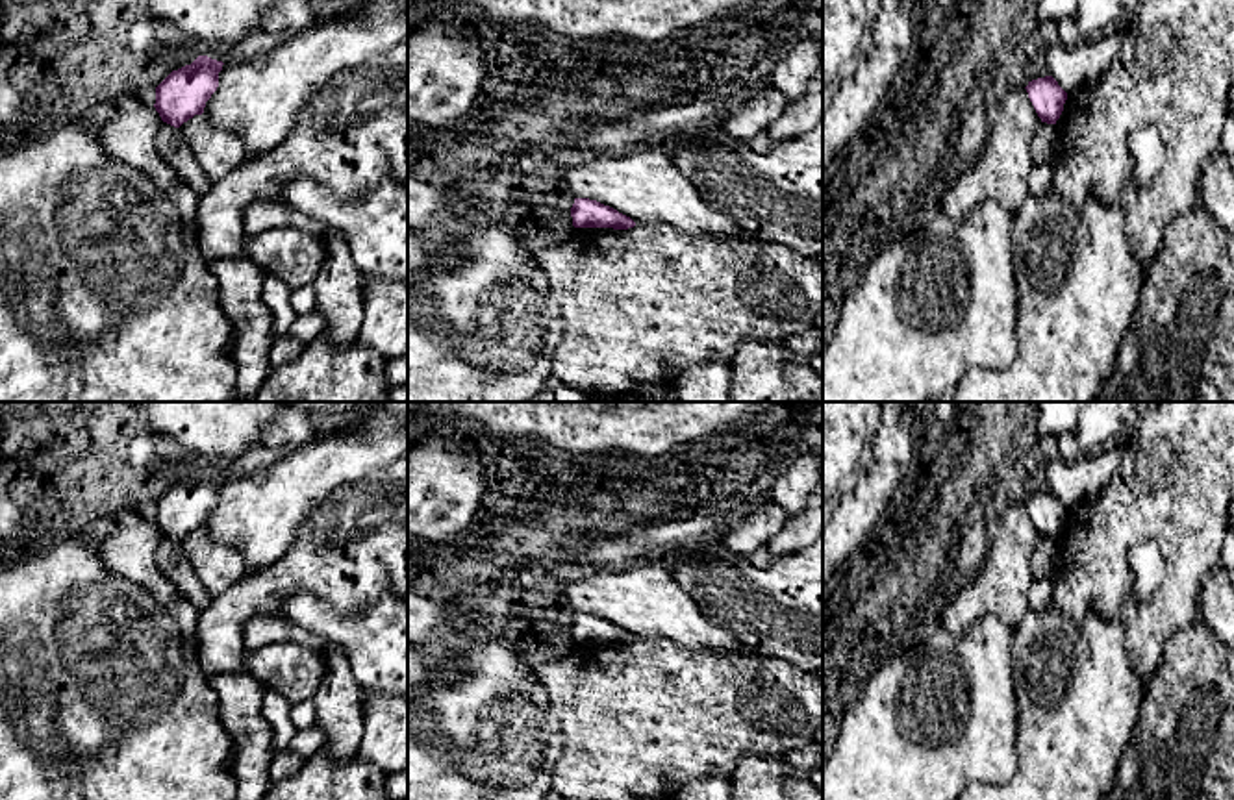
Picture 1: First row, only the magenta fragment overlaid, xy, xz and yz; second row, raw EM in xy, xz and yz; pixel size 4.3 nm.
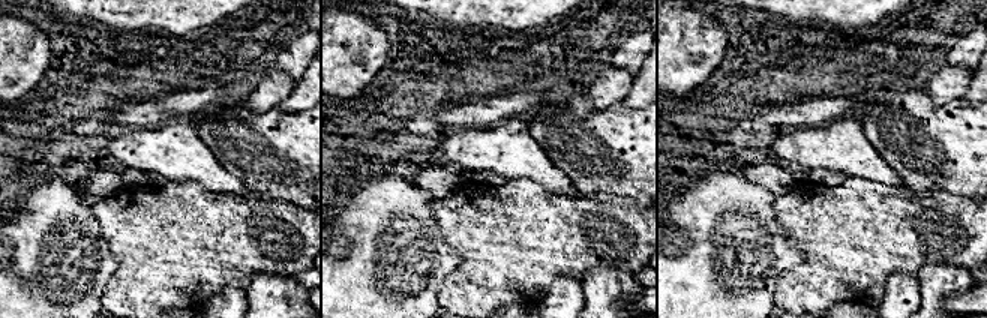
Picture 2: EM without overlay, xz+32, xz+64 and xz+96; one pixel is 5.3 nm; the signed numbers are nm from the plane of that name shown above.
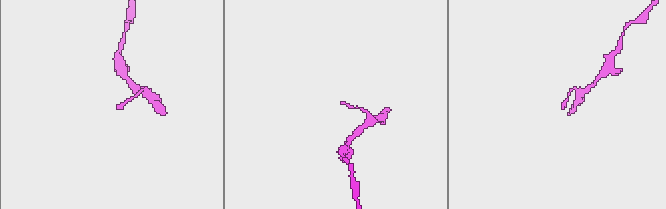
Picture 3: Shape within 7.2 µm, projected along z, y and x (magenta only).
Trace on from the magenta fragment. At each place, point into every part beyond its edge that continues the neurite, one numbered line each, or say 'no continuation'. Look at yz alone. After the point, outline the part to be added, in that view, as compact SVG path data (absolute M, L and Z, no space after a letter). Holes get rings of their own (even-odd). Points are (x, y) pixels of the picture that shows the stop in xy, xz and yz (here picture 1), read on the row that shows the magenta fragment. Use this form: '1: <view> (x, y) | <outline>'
no continuation

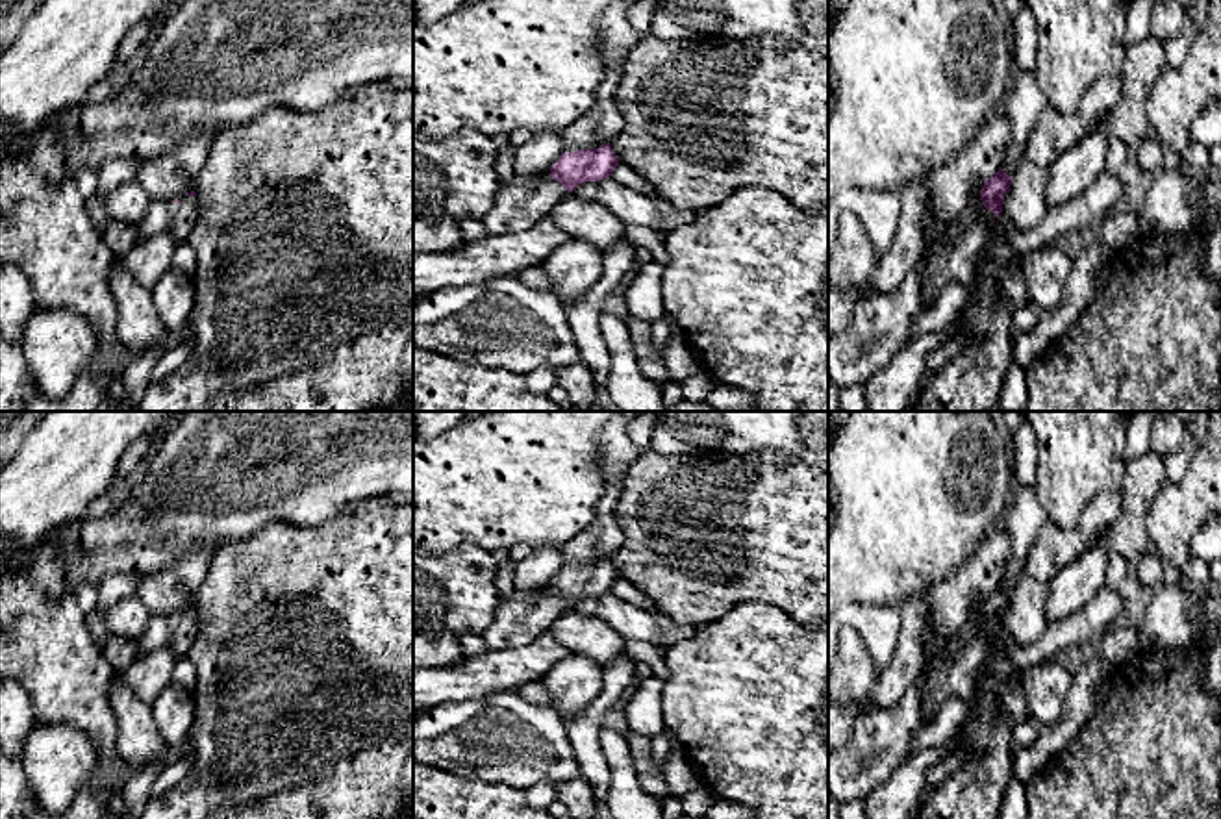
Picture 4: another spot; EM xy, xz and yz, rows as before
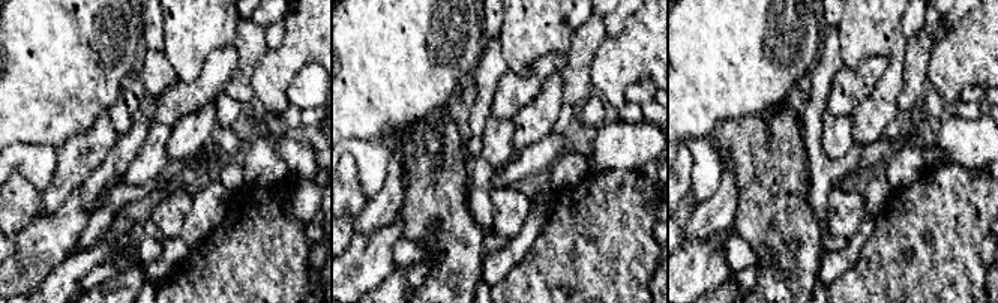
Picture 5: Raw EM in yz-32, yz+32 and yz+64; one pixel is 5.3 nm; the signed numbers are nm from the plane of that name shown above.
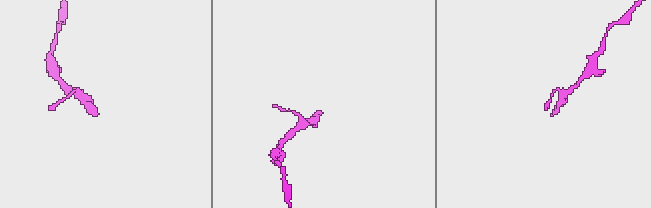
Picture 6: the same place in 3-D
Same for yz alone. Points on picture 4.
1: yz (971, 214) | M982 200L971 202L958 219L954 219L947 230L945 245L952 246L965 230L969 230L978 219L997 220L991 209L986 209Z

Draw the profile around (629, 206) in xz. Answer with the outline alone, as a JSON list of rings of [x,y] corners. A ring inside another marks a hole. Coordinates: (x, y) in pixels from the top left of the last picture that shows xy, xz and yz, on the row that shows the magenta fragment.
[[[613,176],[600,182],[584,182],[573,193],[584,200],[604,206],[623,224],[637,224],[661,232],[658,196],[637,193],[619,183]]]

